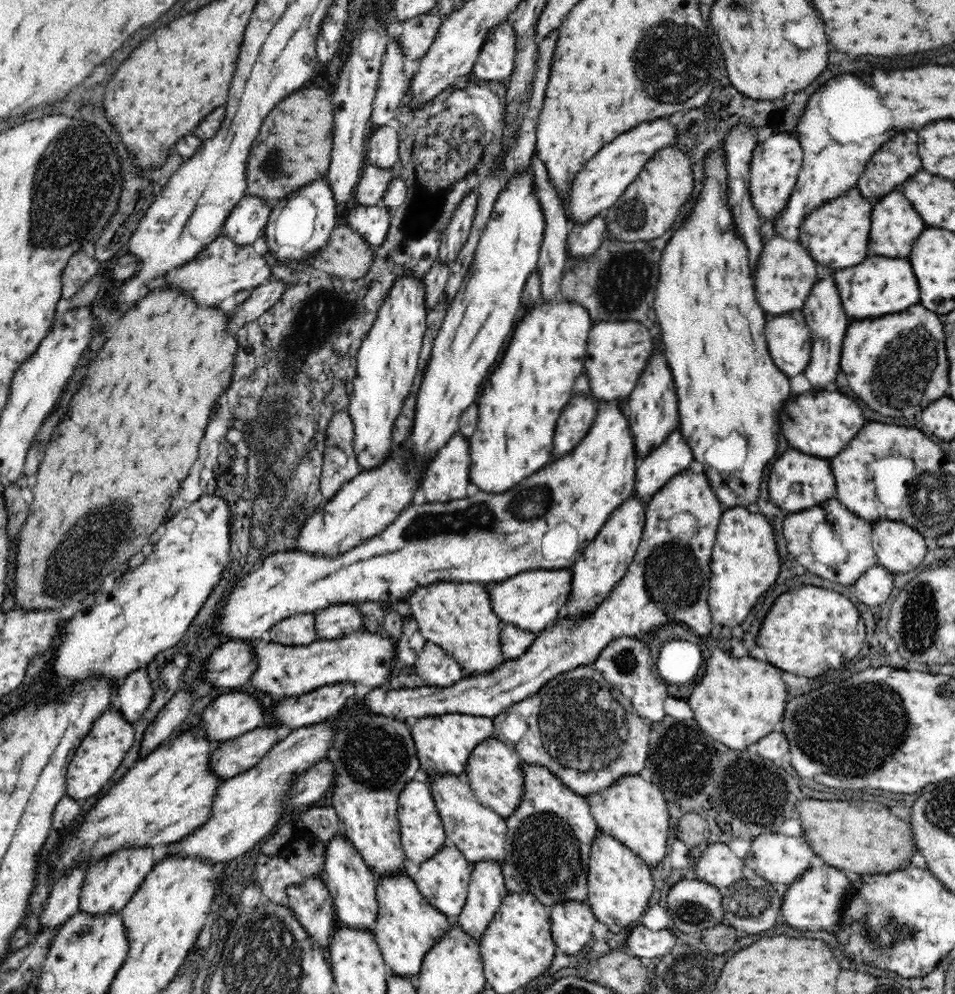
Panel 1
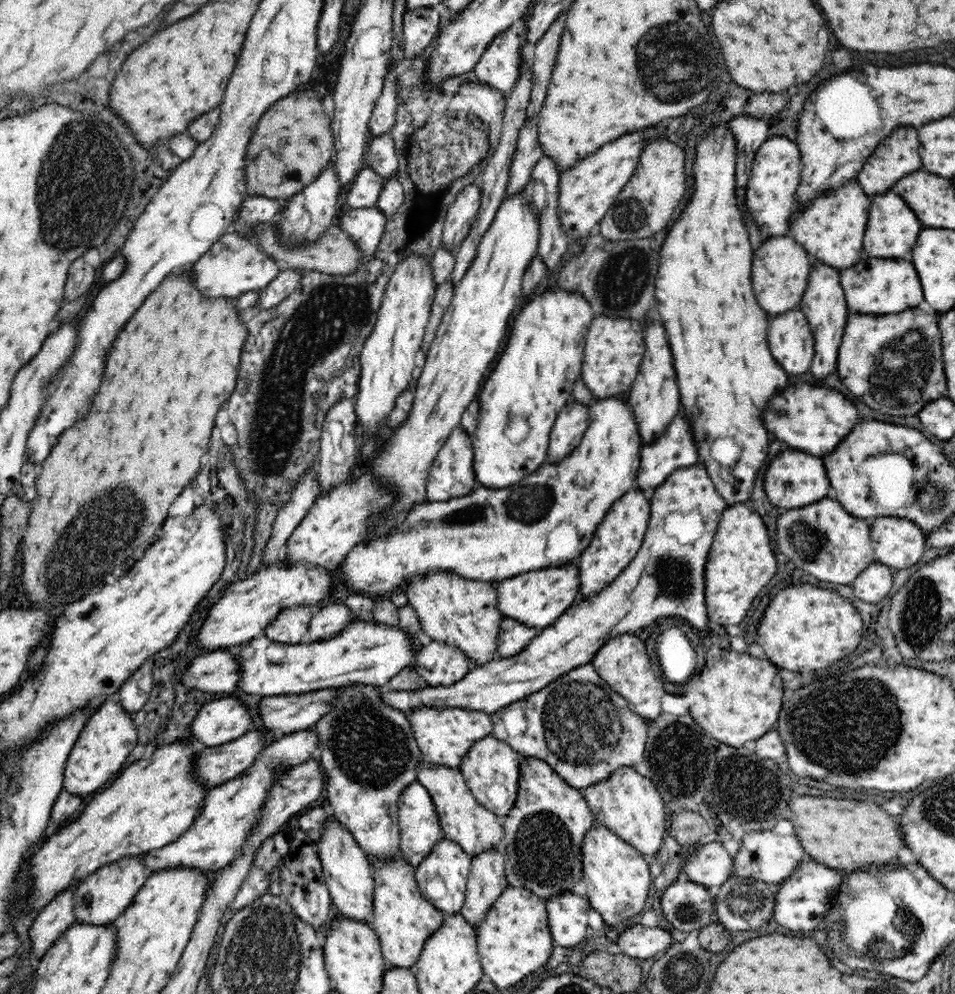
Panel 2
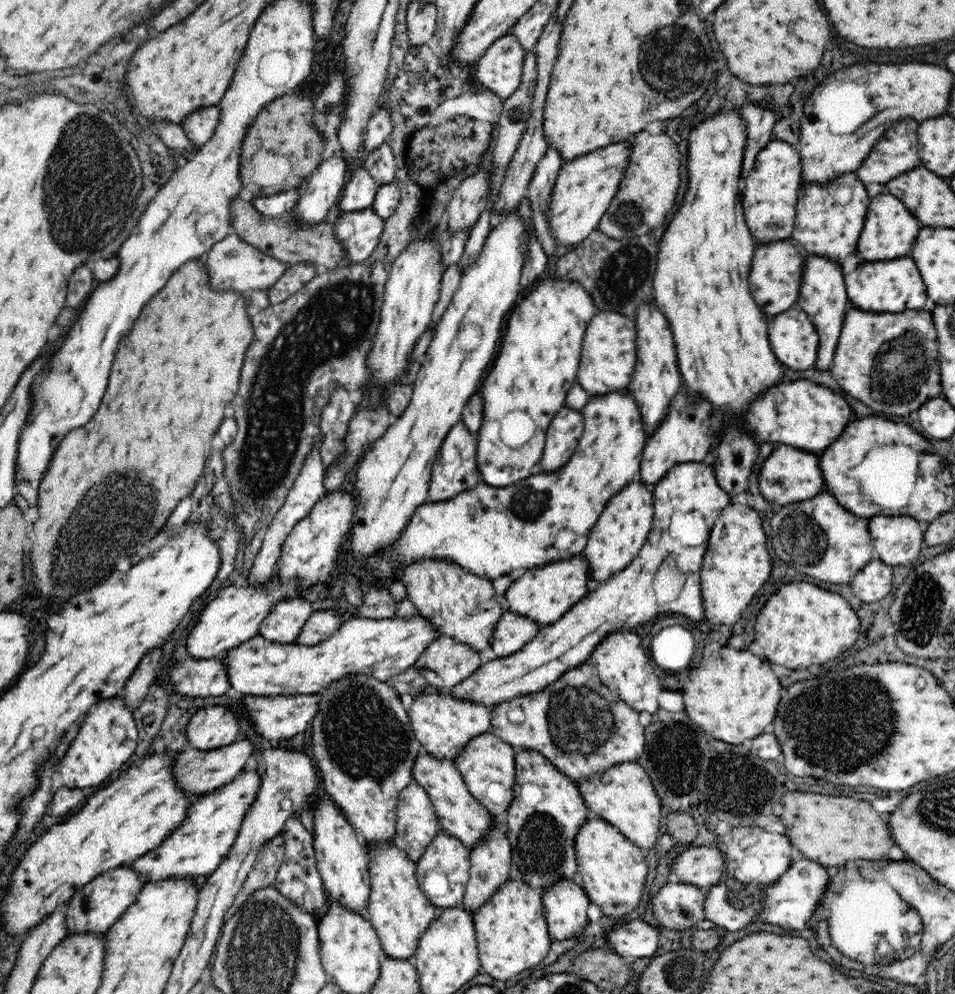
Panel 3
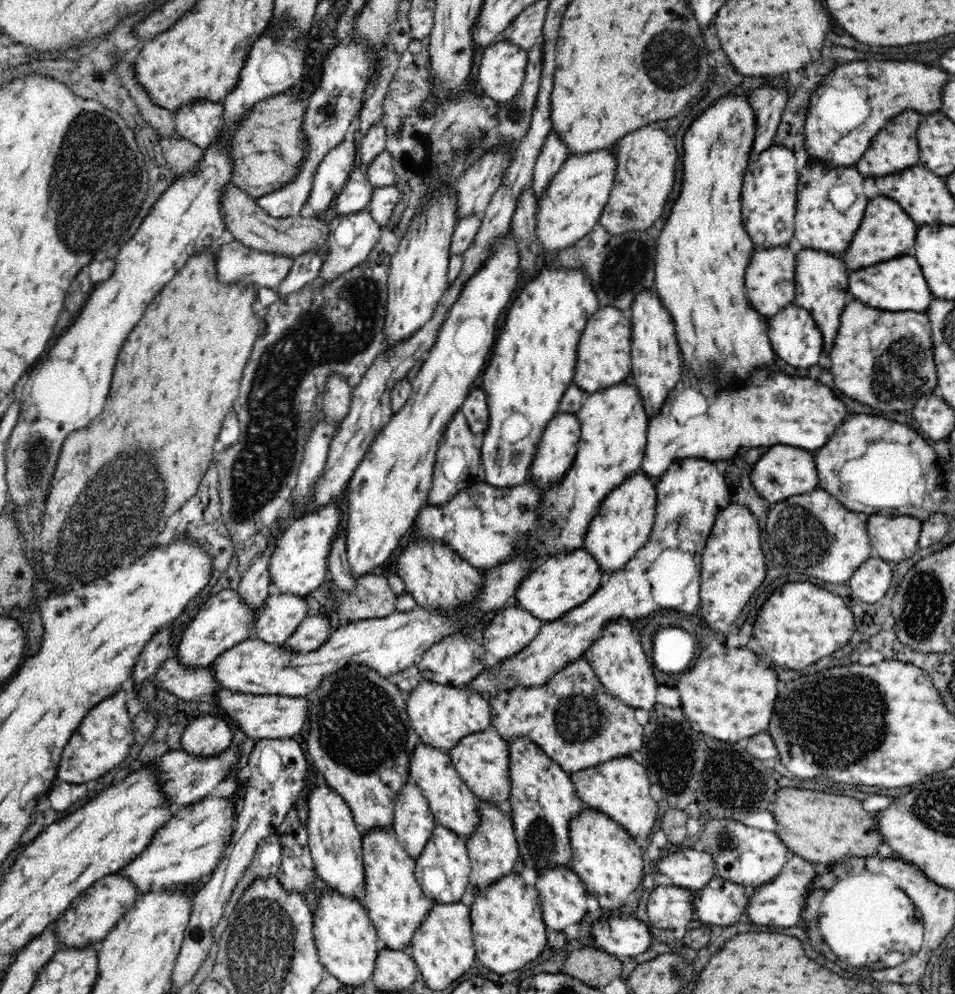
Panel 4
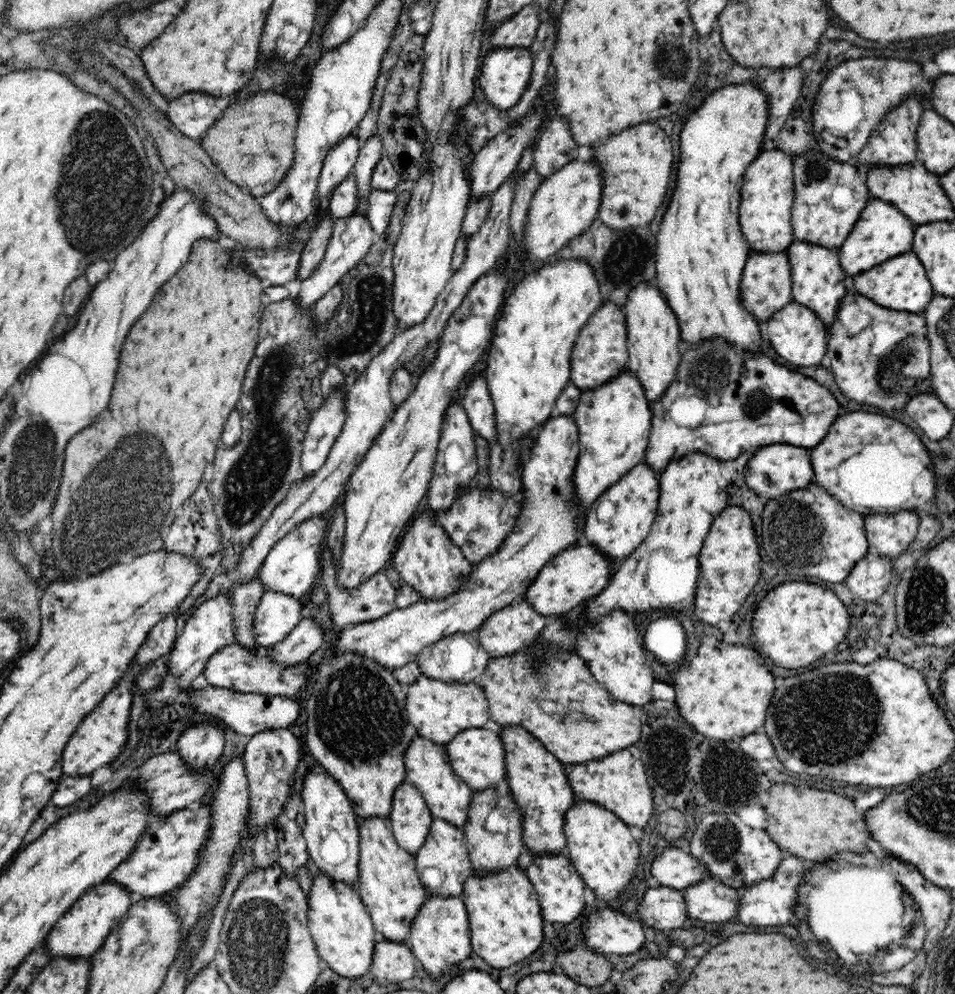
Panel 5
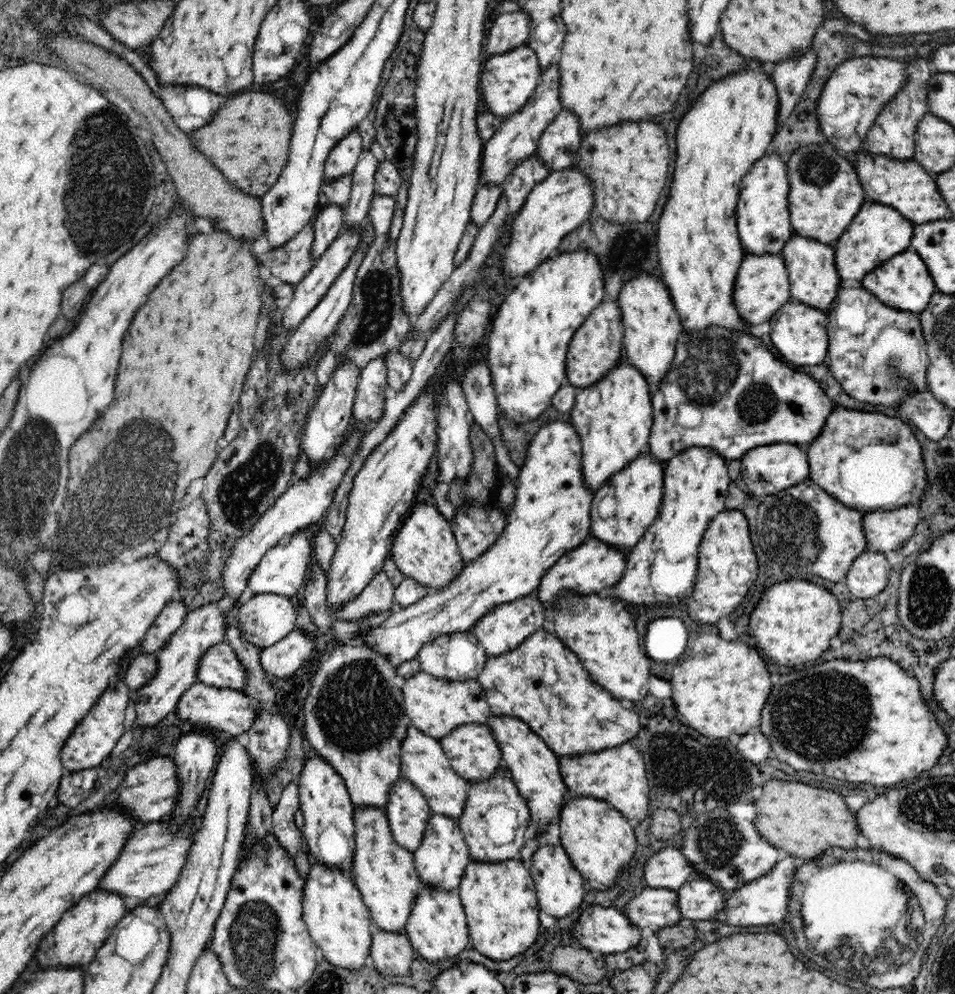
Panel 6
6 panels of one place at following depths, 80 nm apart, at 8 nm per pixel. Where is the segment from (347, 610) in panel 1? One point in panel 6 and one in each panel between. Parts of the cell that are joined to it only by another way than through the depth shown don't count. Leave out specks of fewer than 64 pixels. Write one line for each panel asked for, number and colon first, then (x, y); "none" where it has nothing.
2: (329, 620)
3: (322, 624)
4: (314, 630)
5: (306, 638)
6: (281, 660)

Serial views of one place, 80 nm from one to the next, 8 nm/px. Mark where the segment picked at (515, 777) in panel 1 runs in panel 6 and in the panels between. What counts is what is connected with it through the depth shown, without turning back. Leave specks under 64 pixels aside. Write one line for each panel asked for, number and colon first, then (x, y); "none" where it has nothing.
2: (491, 768)
3: (487, 762)
4: (482, 759)
5: (477, 756)
6: (473, 752)

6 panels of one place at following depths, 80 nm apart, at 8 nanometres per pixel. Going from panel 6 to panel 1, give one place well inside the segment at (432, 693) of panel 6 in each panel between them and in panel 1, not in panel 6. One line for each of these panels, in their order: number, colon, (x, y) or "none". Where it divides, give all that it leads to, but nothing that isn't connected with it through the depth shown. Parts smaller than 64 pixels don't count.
1: (444, 743)
2: (444, 735)
3: (443, 724)
4: (441, 715)
5: (438, 710)

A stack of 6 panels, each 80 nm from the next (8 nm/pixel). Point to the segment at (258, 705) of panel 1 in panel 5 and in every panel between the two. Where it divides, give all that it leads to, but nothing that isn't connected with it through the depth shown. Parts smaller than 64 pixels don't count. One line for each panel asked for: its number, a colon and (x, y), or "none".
2: (220, 721)
3: (213, 726)
4: (209, 734)
5: (201, 745)

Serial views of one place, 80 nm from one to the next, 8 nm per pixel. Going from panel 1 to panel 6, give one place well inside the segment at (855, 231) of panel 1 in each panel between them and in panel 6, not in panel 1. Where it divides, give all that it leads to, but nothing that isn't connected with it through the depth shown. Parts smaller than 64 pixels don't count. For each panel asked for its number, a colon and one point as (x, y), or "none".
2: (830, 228)
3: (829, 217)
4: (830, 203)
5: (829, 196)
6: (825, 194)

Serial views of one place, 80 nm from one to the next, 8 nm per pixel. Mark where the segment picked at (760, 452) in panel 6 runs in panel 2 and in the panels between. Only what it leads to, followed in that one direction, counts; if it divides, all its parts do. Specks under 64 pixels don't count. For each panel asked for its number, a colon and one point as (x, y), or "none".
2: (793, 479)
3: (789, 475)
4: (782, 471)
5: (772, 471)

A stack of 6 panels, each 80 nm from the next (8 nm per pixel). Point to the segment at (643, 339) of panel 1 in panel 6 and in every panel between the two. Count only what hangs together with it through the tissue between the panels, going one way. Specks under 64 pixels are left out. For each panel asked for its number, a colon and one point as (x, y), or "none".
2: (614, 347)
3: (608, 356)
4: (603, 358)
5: (600, 353)
6: (596, 346)

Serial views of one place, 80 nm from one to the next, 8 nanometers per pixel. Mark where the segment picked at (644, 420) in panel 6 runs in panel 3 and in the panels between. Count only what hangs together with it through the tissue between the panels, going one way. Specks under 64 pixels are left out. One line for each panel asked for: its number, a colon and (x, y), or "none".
3: (467, 530)
4: (614, 425)
5: (614, 420)

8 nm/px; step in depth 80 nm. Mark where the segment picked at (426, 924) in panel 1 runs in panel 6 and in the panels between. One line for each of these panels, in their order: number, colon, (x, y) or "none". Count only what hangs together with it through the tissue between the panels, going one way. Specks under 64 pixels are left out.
2: (402, 918)
3: (400, 912)
4: (396, 904)
5: (388, 883)
6: (384, 872)

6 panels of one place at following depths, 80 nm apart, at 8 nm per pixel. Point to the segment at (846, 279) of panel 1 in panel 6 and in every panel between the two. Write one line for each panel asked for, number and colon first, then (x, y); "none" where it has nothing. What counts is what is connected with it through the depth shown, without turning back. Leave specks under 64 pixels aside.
2: (876, 286)
3: (885, 287)
4: (896, 285)
5: (901, 284)
6: (903, 282)

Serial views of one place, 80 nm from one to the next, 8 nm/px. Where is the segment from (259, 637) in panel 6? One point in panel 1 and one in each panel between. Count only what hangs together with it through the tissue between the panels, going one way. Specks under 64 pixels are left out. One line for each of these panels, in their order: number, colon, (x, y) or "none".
1: (300, 630)
2: (290, 627)
3: (285, 621)
4: (281, 614)
5: (278, 614)

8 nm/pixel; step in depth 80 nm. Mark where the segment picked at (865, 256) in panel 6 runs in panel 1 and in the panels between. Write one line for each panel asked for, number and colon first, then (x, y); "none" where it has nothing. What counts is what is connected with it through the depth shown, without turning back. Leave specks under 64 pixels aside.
1: (896, 225)
2: (893, 228)
3: (890, 231)
4: (886, 232)
5: (882, 232)

